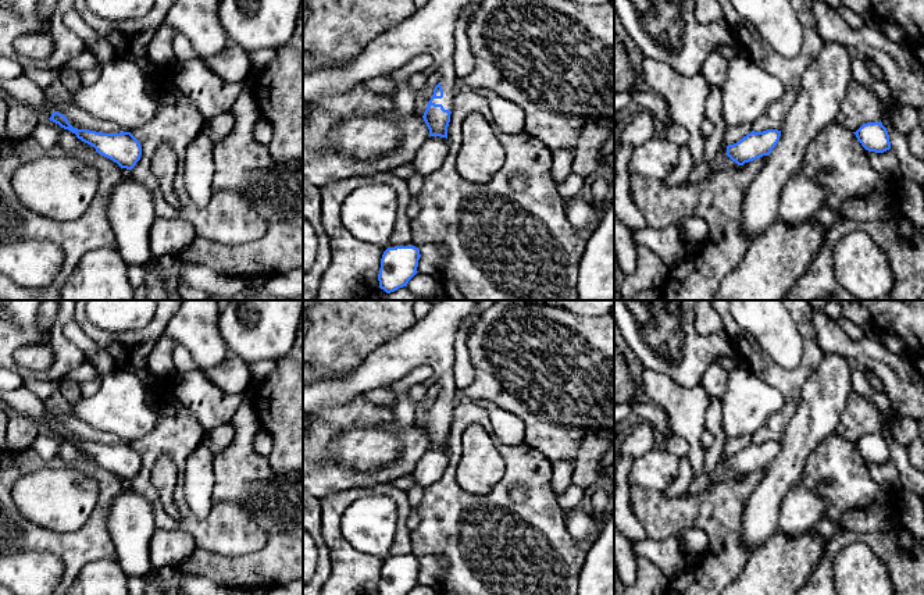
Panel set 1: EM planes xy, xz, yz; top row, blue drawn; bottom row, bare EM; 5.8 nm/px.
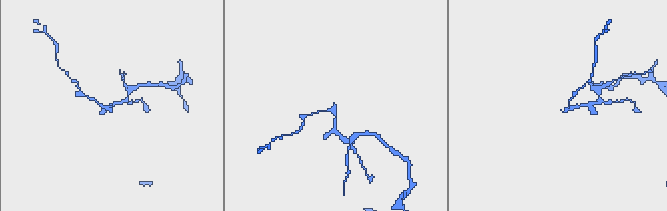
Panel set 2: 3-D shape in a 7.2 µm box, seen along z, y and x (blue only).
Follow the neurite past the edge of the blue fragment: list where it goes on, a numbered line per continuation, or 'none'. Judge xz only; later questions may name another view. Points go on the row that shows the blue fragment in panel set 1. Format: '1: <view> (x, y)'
1: xz (431, 29)

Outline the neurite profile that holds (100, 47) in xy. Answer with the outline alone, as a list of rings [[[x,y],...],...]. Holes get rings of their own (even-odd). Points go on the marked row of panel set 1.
[[[101,36],[93,42],[83,42],[83,49],[90,51],[103,65],[117,58],[113,46]]]

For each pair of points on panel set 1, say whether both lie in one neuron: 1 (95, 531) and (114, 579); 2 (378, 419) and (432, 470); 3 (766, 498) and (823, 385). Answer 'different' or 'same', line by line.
1: different
2: different
3: same

